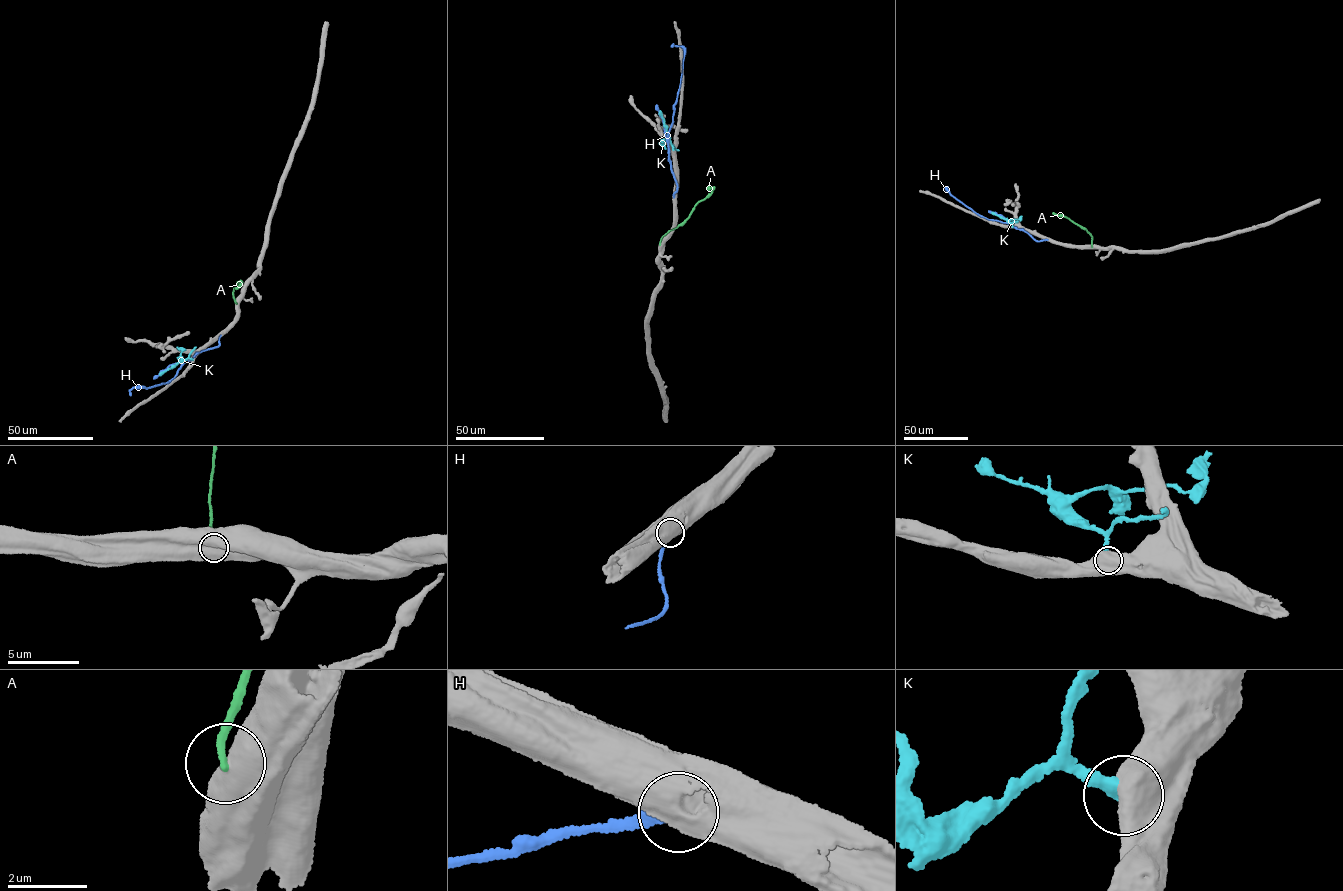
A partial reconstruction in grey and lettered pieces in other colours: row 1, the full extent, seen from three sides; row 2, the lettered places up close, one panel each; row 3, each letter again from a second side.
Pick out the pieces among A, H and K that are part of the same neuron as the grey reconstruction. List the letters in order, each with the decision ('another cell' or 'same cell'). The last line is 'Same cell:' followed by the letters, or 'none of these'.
A: another cell
H: another cell
K: another cell
Same cell: none of these

